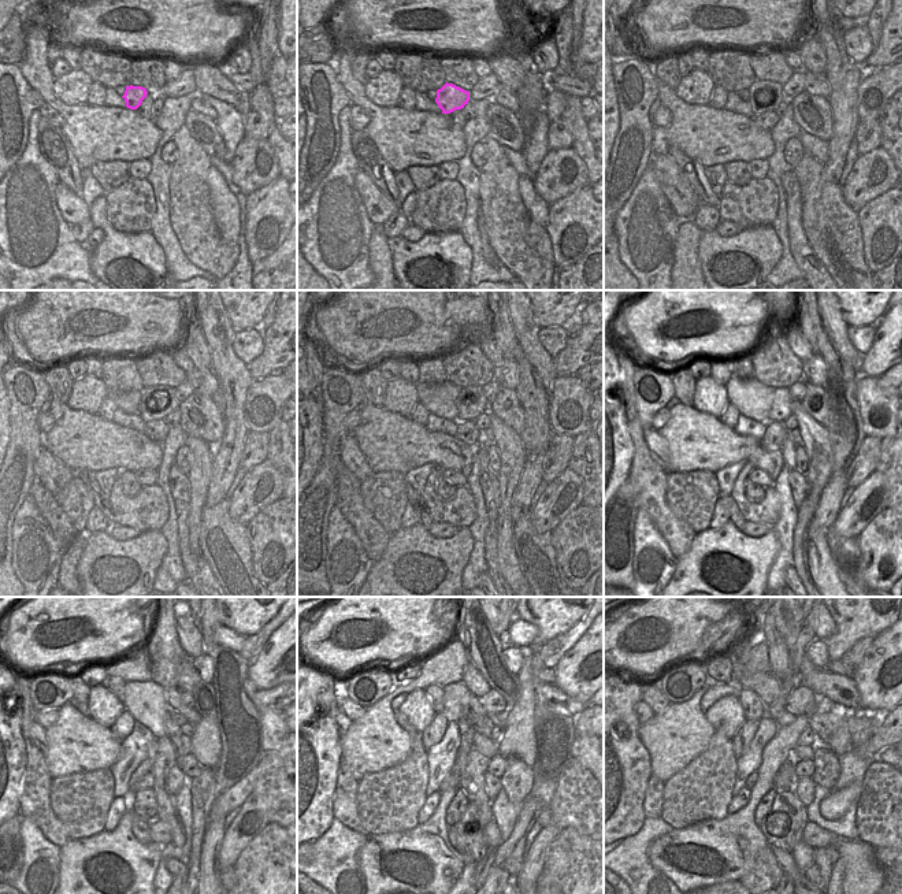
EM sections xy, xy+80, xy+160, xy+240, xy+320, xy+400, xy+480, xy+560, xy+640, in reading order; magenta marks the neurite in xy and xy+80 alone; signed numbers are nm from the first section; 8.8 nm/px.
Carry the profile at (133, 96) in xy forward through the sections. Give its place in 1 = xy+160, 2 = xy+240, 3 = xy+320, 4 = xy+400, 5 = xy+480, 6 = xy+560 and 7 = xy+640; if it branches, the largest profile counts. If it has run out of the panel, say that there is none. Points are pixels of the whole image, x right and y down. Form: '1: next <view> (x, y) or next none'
1: next xy+160 (763, 96)
2: next xy+240 (147, 412)
3: next xy+320 (471, 403)
4: next xy+400 (780, 410)
5: next xy+480 (178, 719)
6: next xy+560 (497, 719)
7: next xy+640 (823, 724)

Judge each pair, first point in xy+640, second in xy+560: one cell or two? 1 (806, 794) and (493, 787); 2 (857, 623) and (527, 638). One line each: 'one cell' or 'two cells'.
1: one cell
2: two cells

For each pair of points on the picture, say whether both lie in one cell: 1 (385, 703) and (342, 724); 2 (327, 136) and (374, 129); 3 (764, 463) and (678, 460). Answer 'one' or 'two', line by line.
1: two
2: two
3: one

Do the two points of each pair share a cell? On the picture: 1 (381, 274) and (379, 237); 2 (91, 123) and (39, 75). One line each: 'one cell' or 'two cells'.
1: one cell
2: one cell

